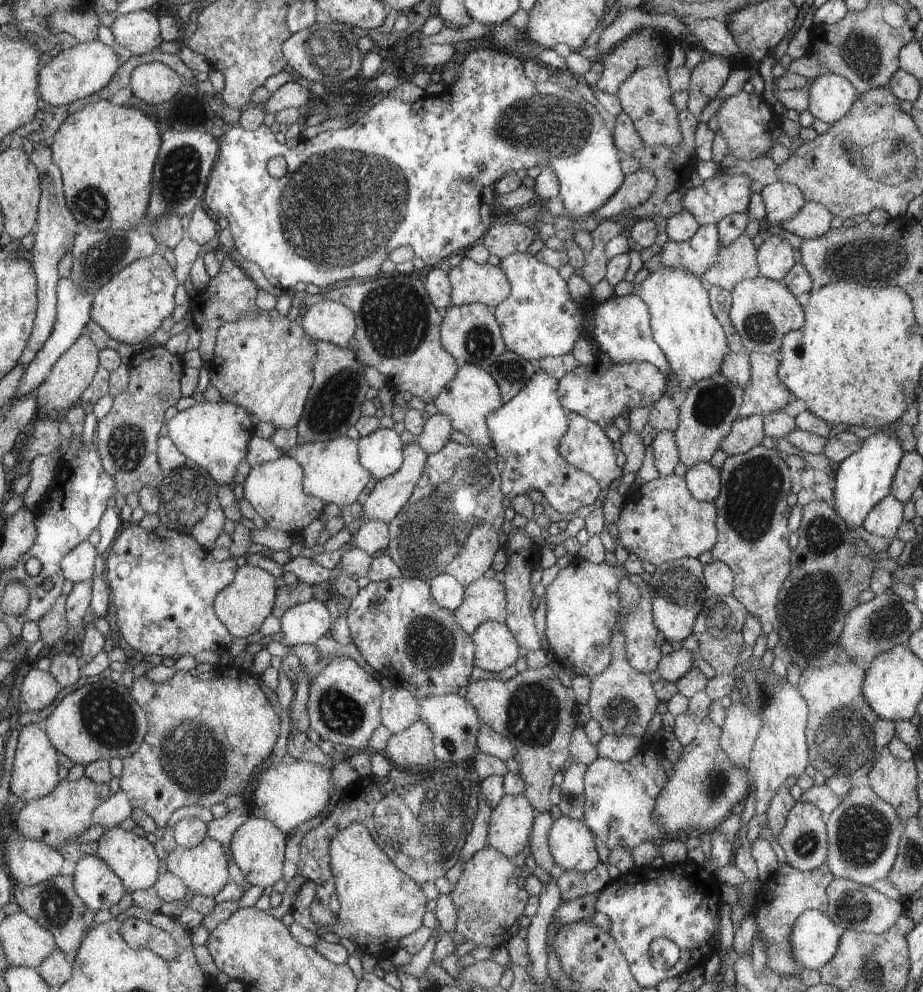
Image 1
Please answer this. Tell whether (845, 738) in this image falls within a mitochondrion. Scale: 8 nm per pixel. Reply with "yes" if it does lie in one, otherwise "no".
yes

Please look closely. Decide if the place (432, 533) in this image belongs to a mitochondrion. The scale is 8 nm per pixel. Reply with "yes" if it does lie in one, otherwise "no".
yes

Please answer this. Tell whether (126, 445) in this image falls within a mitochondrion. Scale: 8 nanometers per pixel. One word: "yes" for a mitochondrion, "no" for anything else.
yes

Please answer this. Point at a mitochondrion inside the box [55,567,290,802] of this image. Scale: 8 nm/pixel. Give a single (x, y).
(191, 756)

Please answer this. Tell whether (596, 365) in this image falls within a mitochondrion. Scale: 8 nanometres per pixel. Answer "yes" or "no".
no

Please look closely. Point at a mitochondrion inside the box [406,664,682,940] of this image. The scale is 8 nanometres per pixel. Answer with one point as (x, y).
(534, 713)

